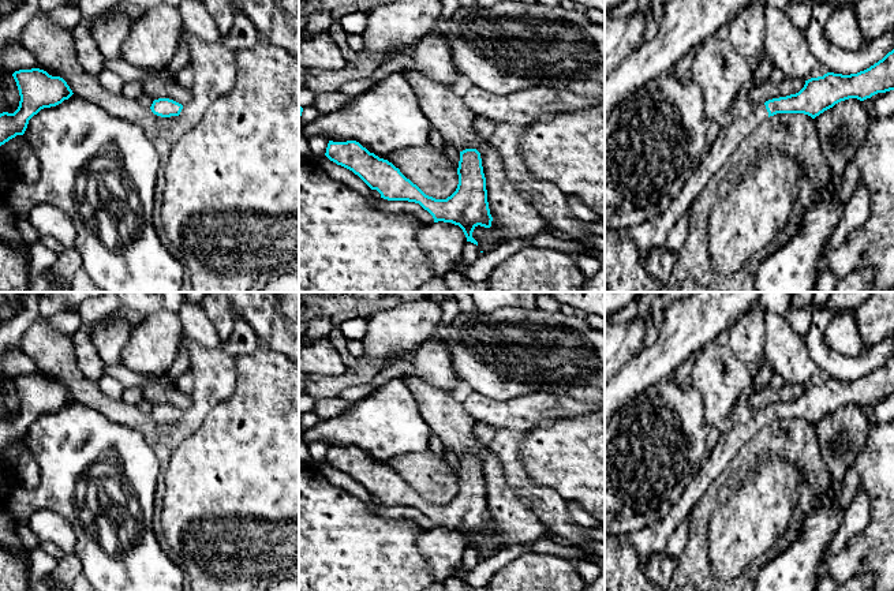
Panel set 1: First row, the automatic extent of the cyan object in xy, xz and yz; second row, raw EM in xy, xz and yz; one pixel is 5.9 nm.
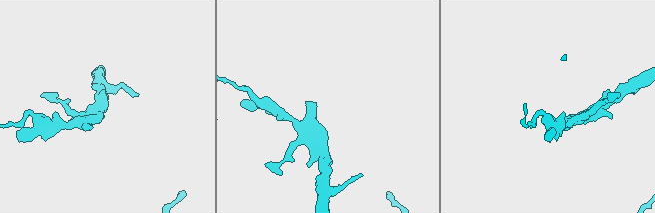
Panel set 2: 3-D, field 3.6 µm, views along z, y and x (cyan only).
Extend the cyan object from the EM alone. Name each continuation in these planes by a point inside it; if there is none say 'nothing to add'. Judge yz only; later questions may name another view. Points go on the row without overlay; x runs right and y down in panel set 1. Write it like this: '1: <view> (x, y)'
1: yz (747, 421)

